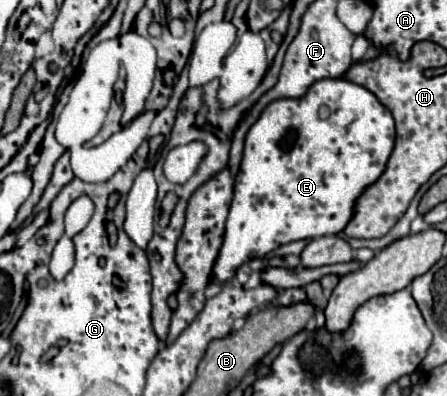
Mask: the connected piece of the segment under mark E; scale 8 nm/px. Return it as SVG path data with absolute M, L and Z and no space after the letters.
M322 79L300 99L270 103L246 135L244 157L226 221L226 237L212 269L212 281L224 283L232 279L242 263L264 257L284 243L340 233L352 219L352 207L360 191L382 175L394 149L394 139L396 131L390 111L374 93L348 79Z

